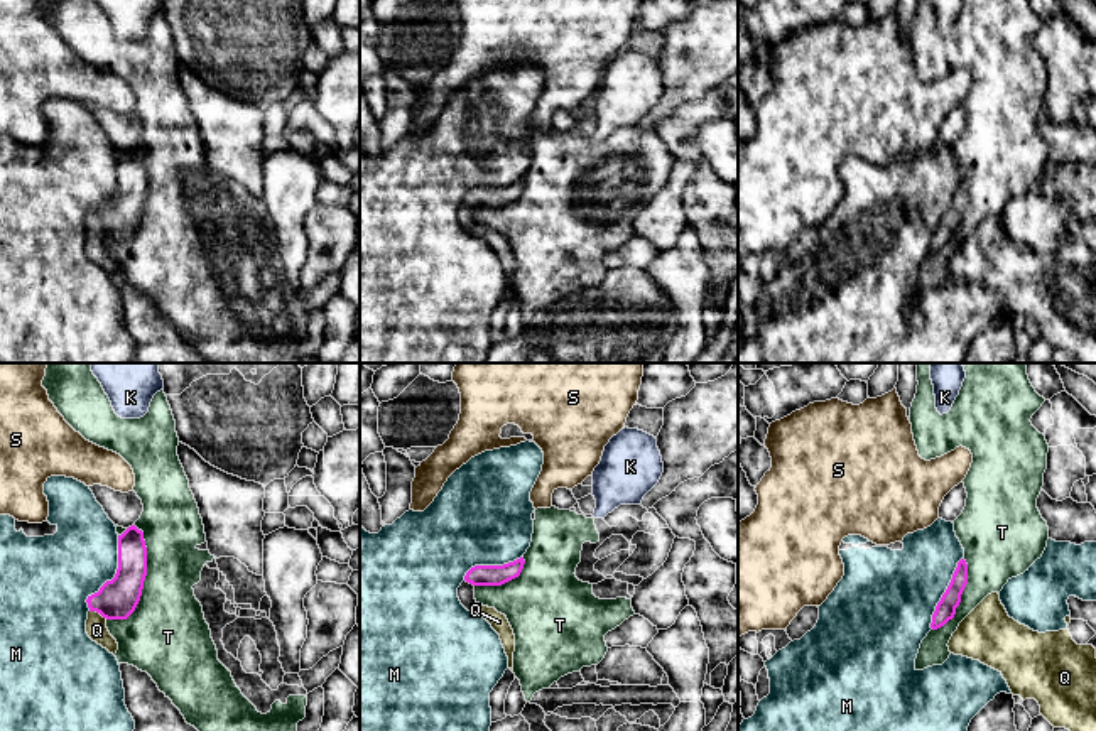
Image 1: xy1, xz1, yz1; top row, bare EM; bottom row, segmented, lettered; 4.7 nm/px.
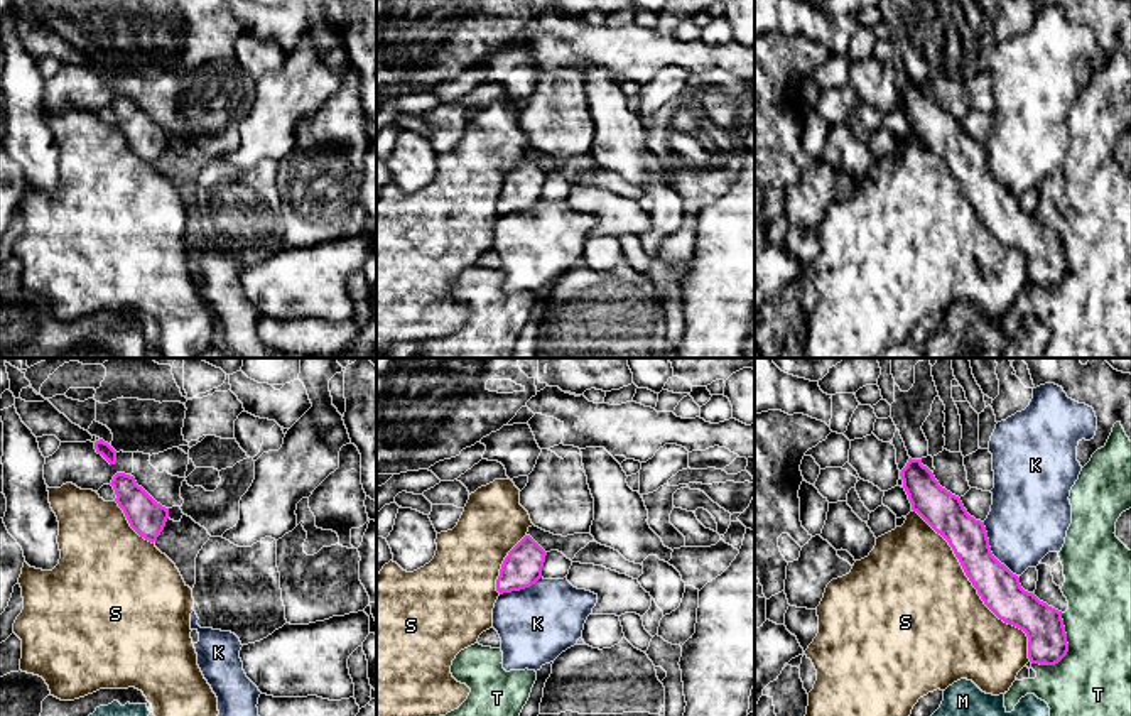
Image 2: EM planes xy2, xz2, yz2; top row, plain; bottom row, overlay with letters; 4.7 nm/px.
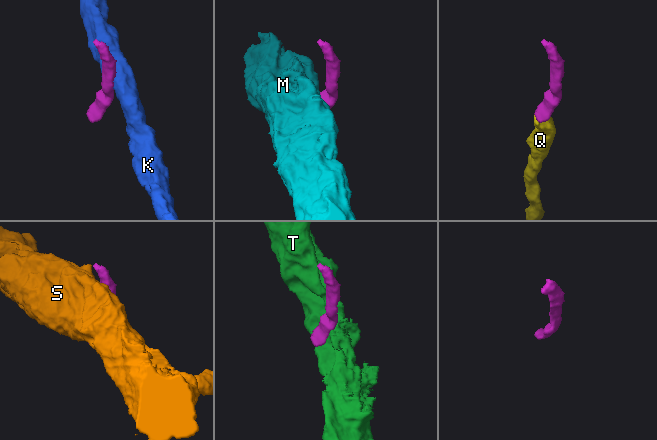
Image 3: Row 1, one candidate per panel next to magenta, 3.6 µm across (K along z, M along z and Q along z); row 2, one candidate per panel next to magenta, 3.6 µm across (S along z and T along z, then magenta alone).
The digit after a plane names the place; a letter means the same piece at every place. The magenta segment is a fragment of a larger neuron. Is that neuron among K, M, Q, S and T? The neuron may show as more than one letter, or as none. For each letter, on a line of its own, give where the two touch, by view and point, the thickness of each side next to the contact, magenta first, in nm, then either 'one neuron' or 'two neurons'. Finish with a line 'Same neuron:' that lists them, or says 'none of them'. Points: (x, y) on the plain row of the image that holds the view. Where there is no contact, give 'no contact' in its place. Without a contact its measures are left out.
K: contact yz2 (990, 173); calibres 200 and 380 nm; two neurons
M: contact xy1 (115, 196); calibres 190 and 340 nm; two neurons
Q: contact xy1 (98, 233); calibres 190 and 100 nm; one neuron
S: contact yz2 (976, 210); calibres 200 and 480 nm; two neurons
T: contact xy1 (144, 201); calibres 190 and 360 nm; two neurons
Same neuron: Q

